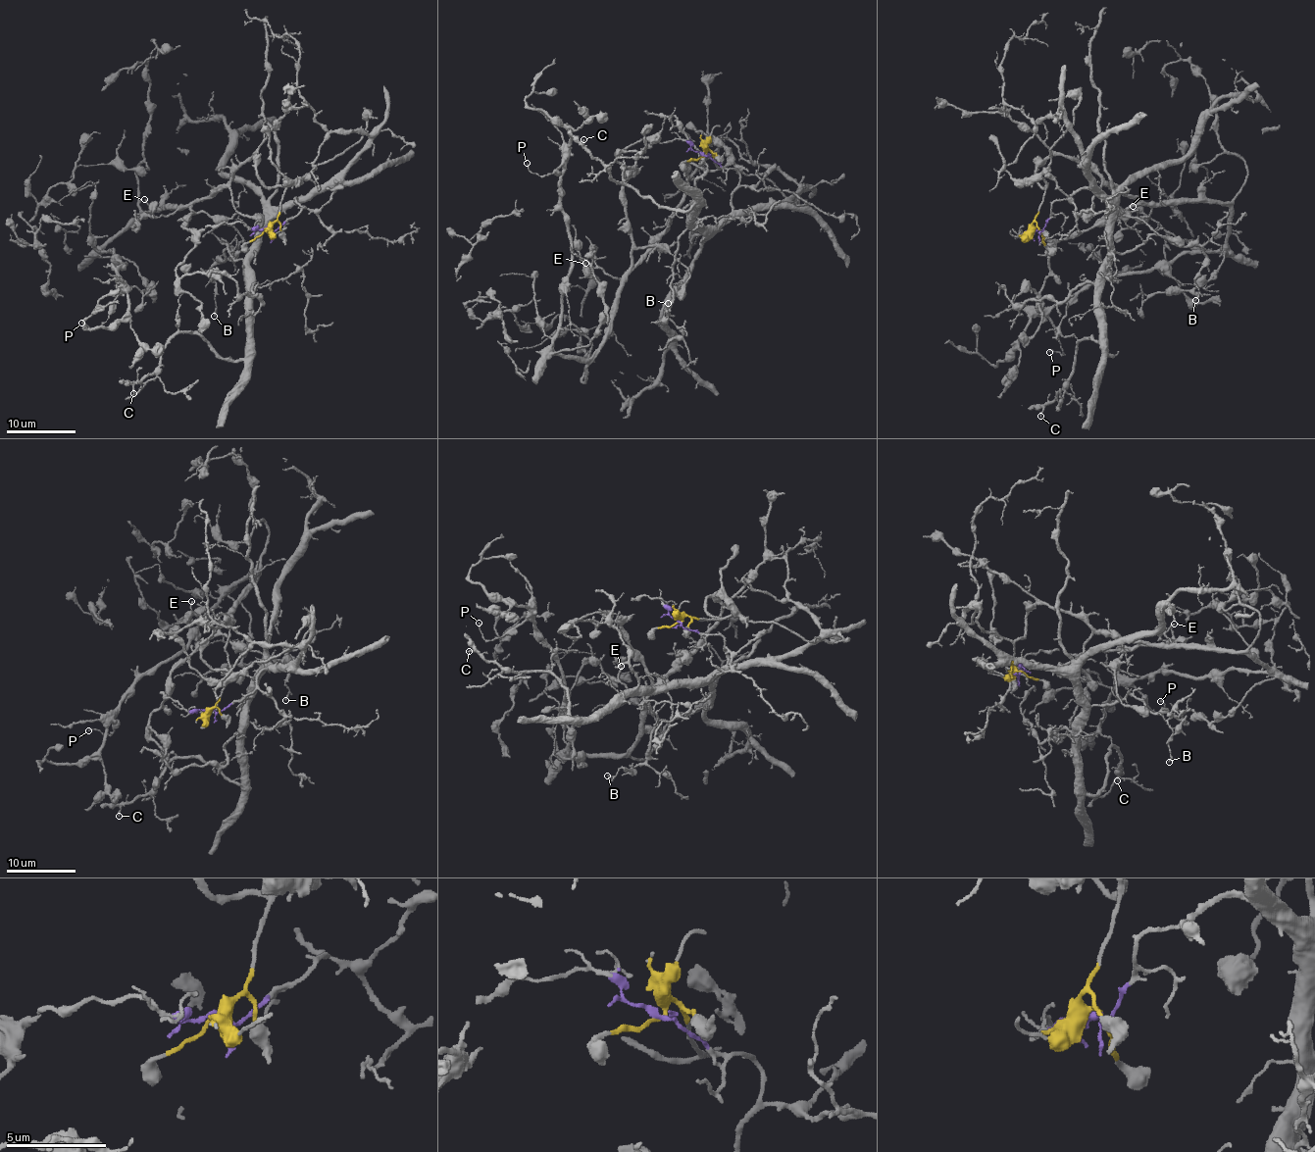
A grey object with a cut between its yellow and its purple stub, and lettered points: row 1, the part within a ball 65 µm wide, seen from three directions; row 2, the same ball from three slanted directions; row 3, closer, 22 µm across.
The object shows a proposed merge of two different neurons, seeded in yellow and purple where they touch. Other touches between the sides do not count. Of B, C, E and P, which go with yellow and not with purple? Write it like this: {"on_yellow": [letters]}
{"on_yellow": ["E", "P"]}

